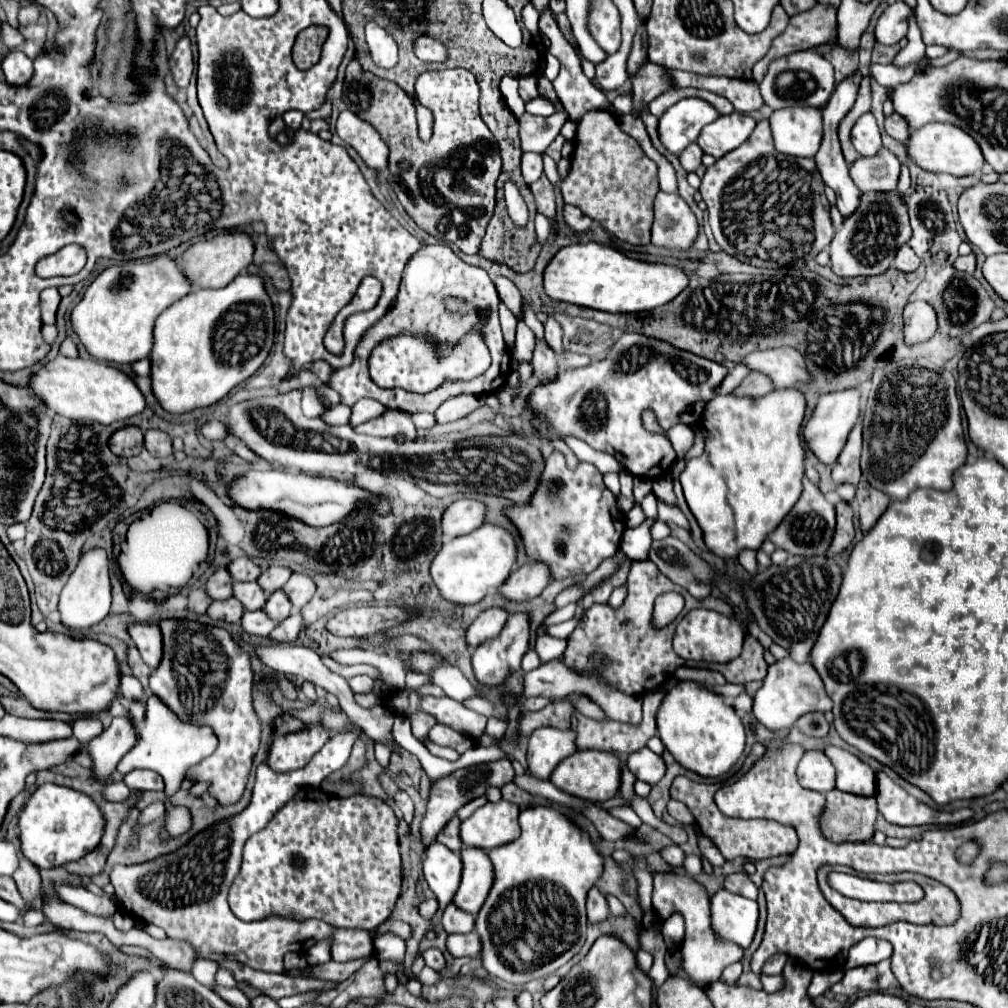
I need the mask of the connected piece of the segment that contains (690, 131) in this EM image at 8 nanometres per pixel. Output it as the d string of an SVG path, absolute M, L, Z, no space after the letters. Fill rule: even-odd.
M682 99L658 119L658 137L668 151L684 151L704 125L718 119L716 109L702 99Z

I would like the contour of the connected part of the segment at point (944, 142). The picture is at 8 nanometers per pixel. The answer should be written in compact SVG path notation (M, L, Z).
M928 123L926 127L910 131L910 139L906 143L908 159L924 171L930 173L950 173L956 177L966 177L980 173L984 167L984 157L978 151L978 145L970 135L950 123Z

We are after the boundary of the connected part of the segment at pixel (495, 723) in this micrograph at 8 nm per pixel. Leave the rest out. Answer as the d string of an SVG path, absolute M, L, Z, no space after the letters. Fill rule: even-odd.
M490 717L490 719L487 720L486 731L484 731L484 733L490 735L490 737L500 739L504 736L506 727L508 727L508 725L506 725L502 719Z

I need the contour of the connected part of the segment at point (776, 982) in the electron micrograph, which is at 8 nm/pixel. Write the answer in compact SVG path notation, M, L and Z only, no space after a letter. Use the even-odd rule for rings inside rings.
M762 975L762 985L768 993L776 993L784 989L784 977L782 975Z

